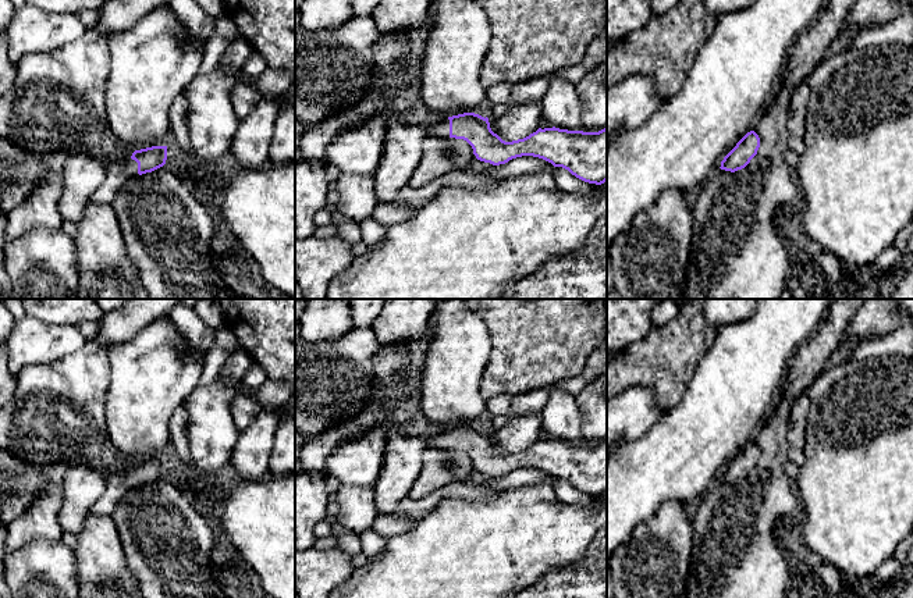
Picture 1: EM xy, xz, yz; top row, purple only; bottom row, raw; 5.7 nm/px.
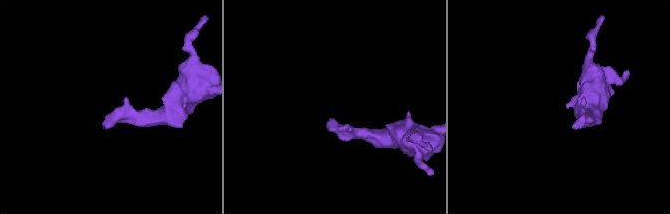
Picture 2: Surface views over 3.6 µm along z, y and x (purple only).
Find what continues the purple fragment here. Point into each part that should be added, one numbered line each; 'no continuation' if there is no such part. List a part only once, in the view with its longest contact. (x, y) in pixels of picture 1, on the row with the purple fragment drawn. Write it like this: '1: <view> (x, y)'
1: xy (120, 171)

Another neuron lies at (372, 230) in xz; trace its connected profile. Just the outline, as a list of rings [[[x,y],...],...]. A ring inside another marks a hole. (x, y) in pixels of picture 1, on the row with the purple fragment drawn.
[[[367,217],[360,221],[359,227],[362,232],[362,241],[369,246],[374,245],[386,234],[387,229],[387,225],[379,223],[373,217]]]

